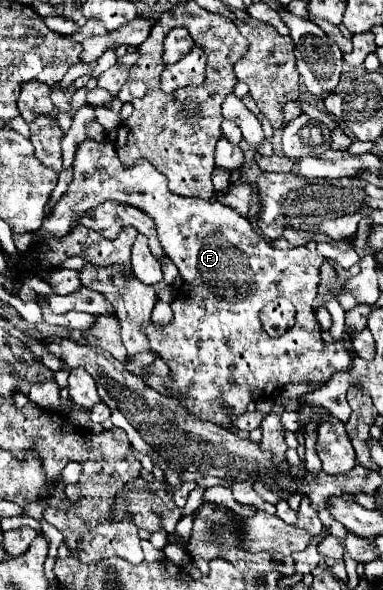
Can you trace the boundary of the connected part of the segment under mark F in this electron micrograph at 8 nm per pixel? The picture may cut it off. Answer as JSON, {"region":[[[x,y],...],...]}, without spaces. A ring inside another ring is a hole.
{"region":[[[84,140],[78,144],[74,154],[74,180],[68,186],[68,192],[64,198],[58,200],[58,204],[52,210],[52,216],[46,218],[42,230],[34,236],[30,236],[30,242],[16,242],[16,246],[26,252],[26,248],[42,238],[48,236],[64,236],[64,232],[70,232],[70,228],[76,224],[74,216],[78,212],[86,212],[86,208],[94,208],[94,204],[102,204],[102,200],[118,200],[122,204],[138,206],[146,214],[152,216],[158,230],[158,240],[164,246],[166,256],[178,266],[180,276],[184,280],[184,286],[179,288],[177,298],[171,303],[173,311],[172,322],[166,330],[156,330],[152,324],[146,326],[146,334],[150,338],[150,350],[158,352],[160,358],[168,364],[172,372],[172,380],[166,382],[166,386],[176,392],[184,394],[186,400],[182,402],[192,414],[196,414],[202,420],[222,424],[222,402],[230,406],[236,414],[247,411],[248,402],[256,402],[272,397],[278,388],[284,388],[286,384],[316,384],[324,386],[332,374],[336,372],[350,372],[352,368],[352,356],[350,350],[346,350],[344,342],[324,342],[322,340],[322,328],[312,312],[312,302],[316,298],[316,286],[320,282],[320,266],[324,262],[324,256],[318,252],[310,252],[306,246],[296,246],[288,250],[280,250],[270,246],[268,240],[264,240],[258,230],[248,222],[248,218],[240,216],[234,208],[224,206],[216,200],[202,200],[202,198],[184,198],[176,196],[168,190],[168,180],[162,172],[158,172],[154,166],[150,166],[144,158],[140,158],[134,166],[124,166],[118,160],[116,148],[110,140]],[[284,276],[302,276],[302,310],[296,308],[296,324],[294,328],[286,330],[282,336],[272,338],[266,336],[266,332],[260,326],[260,310],[266,302],[278,298],[278,296],[296,296],[294,288],[288,288],[288,280]]]}

